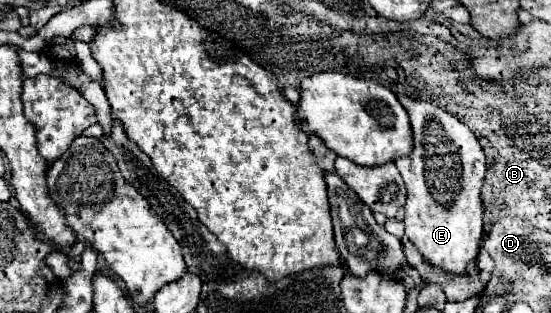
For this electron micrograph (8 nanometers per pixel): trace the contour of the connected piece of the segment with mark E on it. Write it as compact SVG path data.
M397 94L397 98L407 110L413 130L413 152L395 158L407 186L405 234L427 262L461 276L465 274L467 262L477 258L483 236L483 148L471 130L451 112L407 94Z

